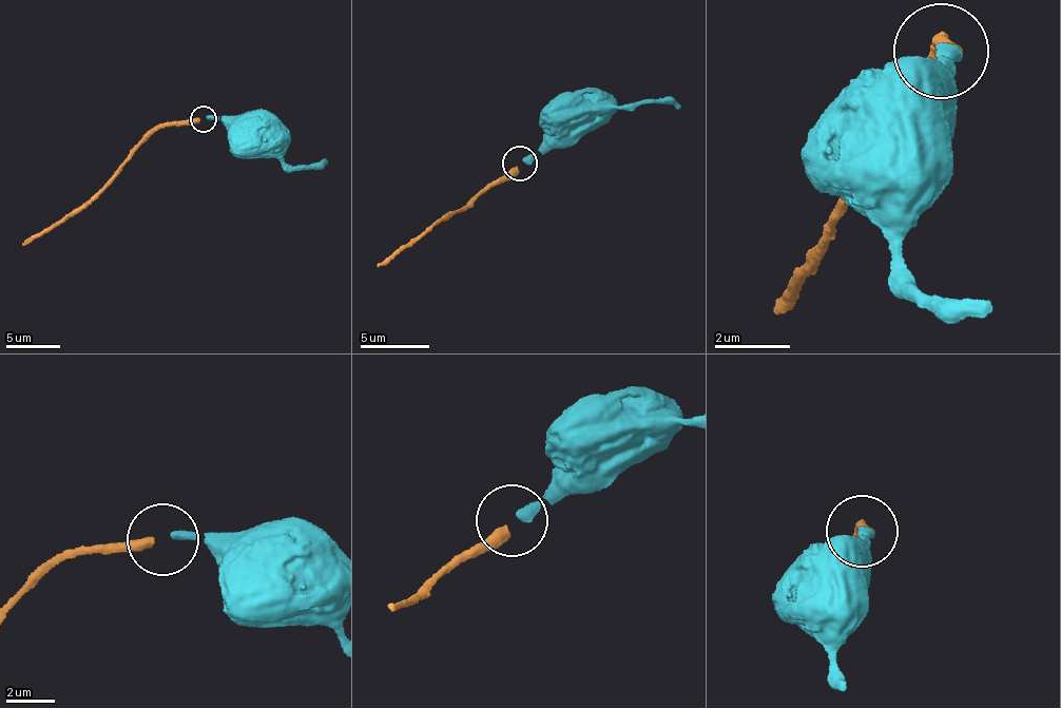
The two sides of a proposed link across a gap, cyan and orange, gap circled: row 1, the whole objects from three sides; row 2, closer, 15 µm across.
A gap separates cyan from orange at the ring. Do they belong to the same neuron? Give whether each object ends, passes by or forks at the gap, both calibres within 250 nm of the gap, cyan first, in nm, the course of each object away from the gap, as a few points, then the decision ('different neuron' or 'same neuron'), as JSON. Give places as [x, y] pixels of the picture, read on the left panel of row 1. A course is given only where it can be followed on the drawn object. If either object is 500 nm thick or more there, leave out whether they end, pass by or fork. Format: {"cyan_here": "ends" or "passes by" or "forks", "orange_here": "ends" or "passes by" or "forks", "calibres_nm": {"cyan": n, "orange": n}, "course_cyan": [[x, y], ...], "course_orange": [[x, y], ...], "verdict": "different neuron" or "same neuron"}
{"cyan_here": "ends", "orange_here": "ends", "calibres_nm": {"cyan": 400, "orange": 440}, "course_cyan": [[206, 118], [217, 118], [254, 148], [258, 138]], "course_orange": [[200, 121], [153, 130], [84, 205], [22, 244]], "verdict": "same neuron"}

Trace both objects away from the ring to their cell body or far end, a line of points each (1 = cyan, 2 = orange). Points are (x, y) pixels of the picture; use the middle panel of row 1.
1: (522, 160), (535, 155), (581, 122), (578, 112)
2: (518, 165), (377, 266)

